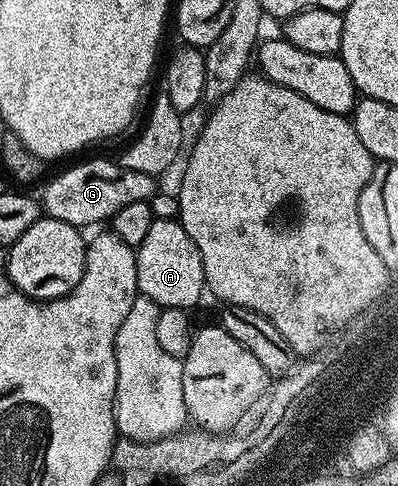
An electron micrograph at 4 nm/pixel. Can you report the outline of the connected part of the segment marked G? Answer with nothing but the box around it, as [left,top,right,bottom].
[40,160,155,230]

